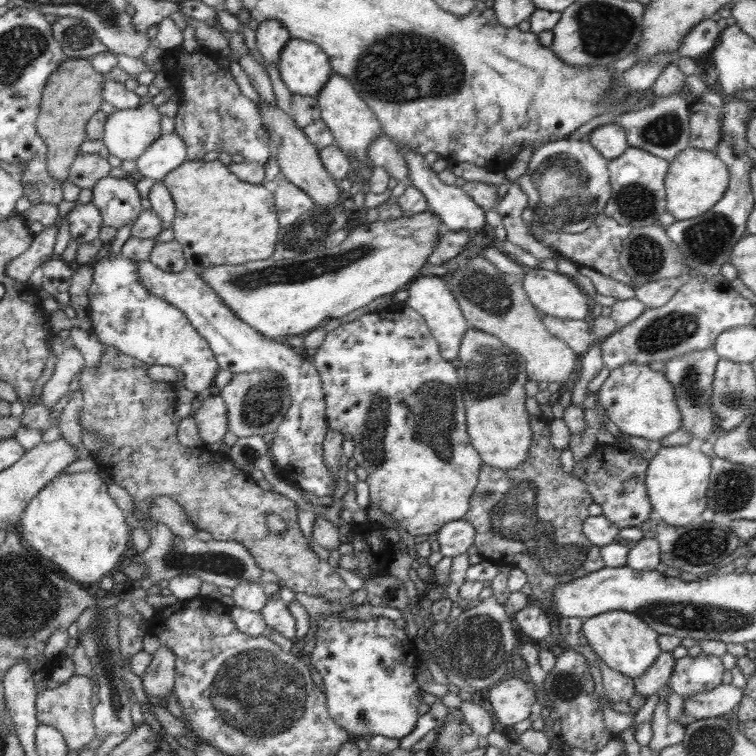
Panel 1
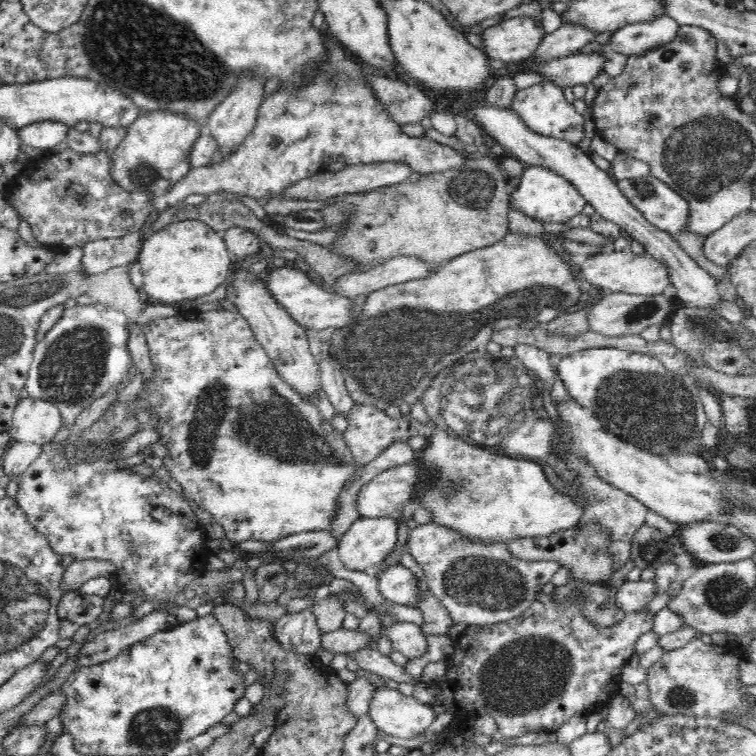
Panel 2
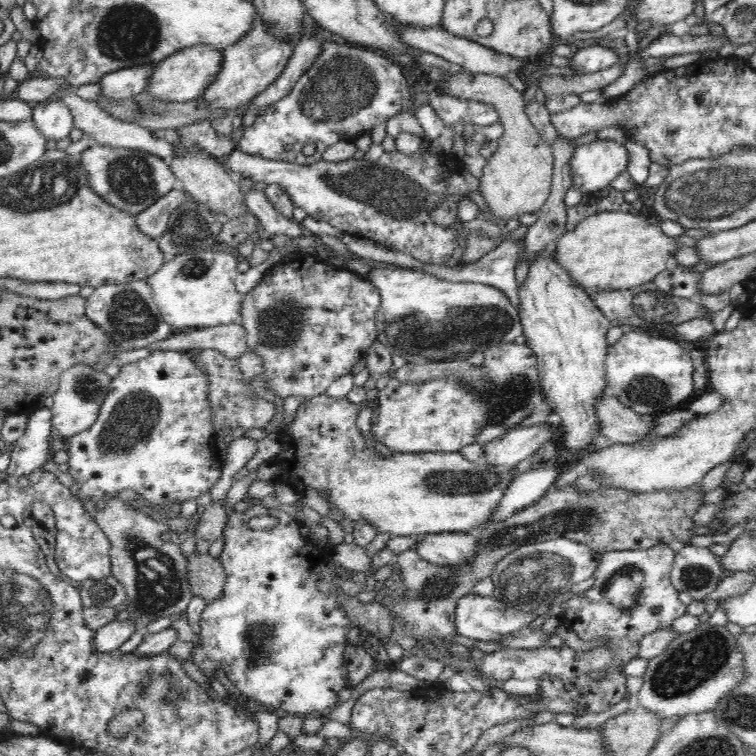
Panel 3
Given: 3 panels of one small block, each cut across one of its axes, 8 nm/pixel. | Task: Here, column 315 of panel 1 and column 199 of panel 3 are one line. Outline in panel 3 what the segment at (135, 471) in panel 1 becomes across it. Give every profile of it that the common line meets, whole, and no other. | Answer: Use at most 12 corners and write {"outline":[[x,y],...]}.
{"outline":[[209,553],[186,555],[191,591],[217,600],[226,571]]}

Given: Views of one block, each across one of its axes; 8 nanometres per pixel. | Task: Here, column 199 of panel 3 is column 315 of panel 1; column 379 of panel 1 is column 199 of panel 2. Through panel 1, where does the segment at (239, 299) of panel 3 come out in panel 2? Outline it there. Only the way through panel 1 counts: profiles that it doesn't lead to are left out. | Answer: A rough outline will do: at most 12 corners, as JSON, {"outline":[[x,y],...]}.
{"outline":[[199,220],[144,239],[151,302],[196,300],[226,281],[232,253]]}

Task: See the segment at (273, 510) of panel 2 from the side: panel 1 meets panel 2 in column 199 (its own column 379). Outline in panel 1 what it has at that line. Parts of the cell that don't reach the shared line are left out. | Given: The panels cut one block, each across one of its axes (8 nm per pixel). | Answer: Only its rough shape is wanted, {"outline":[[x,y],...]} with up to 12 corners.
{"outline":[[404,302],[308,355],[328,430],[410,534],[483,460],[458,369]]}

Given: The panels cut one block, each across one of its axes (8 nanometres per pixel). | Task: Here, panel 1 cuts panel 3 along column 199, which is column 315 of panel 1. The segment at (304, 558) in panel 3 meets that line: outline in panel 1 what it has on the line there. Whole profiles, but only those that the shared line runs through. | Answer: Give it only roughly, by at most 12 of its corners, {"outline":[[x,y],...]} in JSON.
{"outline":[[319,622],[312,664],[352,740],[401,741],[424,692],[413,635]]}

